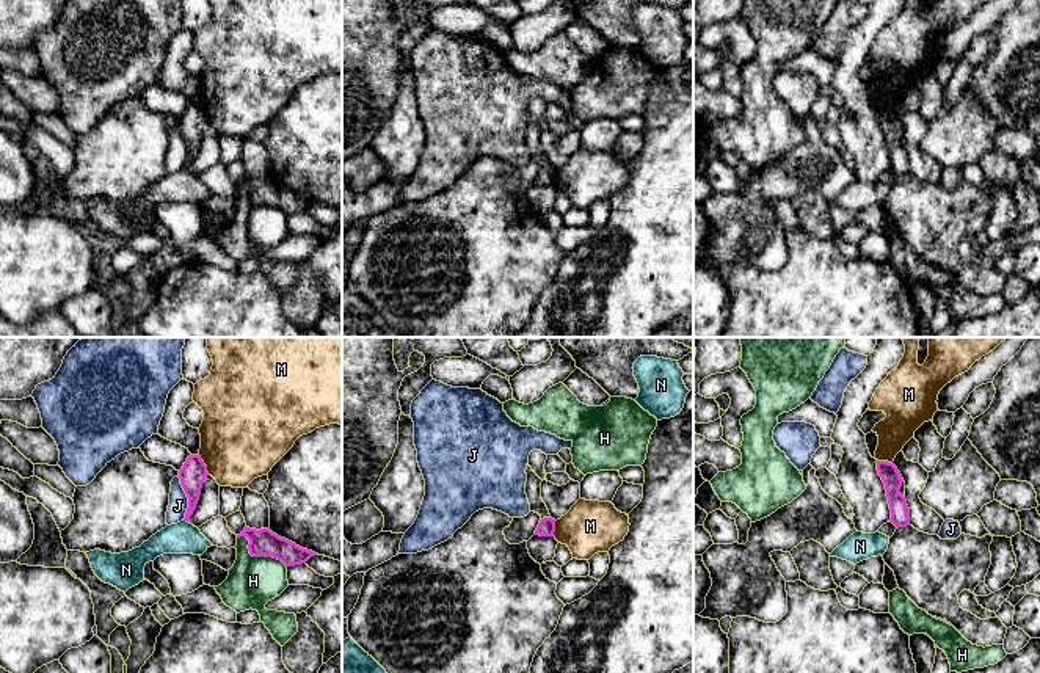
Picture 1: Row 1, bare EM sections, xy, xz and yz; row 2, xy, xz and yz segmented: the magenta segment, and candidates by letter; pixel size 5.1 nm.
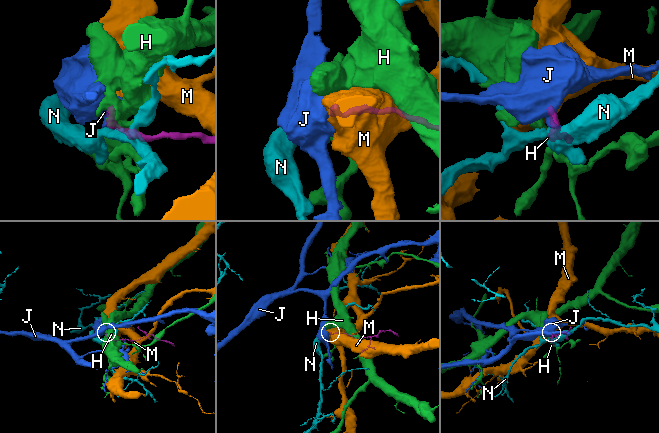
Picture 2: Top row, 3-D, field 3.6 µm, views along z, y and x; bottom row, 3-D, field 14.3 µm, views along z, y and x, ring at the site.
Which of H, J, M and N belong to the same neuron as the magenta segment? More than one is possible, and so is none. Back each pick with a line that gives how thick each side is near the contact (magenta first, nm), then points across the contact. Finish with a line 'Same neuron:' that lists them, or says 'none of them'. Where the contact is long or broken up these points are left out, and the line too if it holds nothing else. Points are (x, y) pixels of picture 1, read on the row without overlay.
Same neuron: none of them

